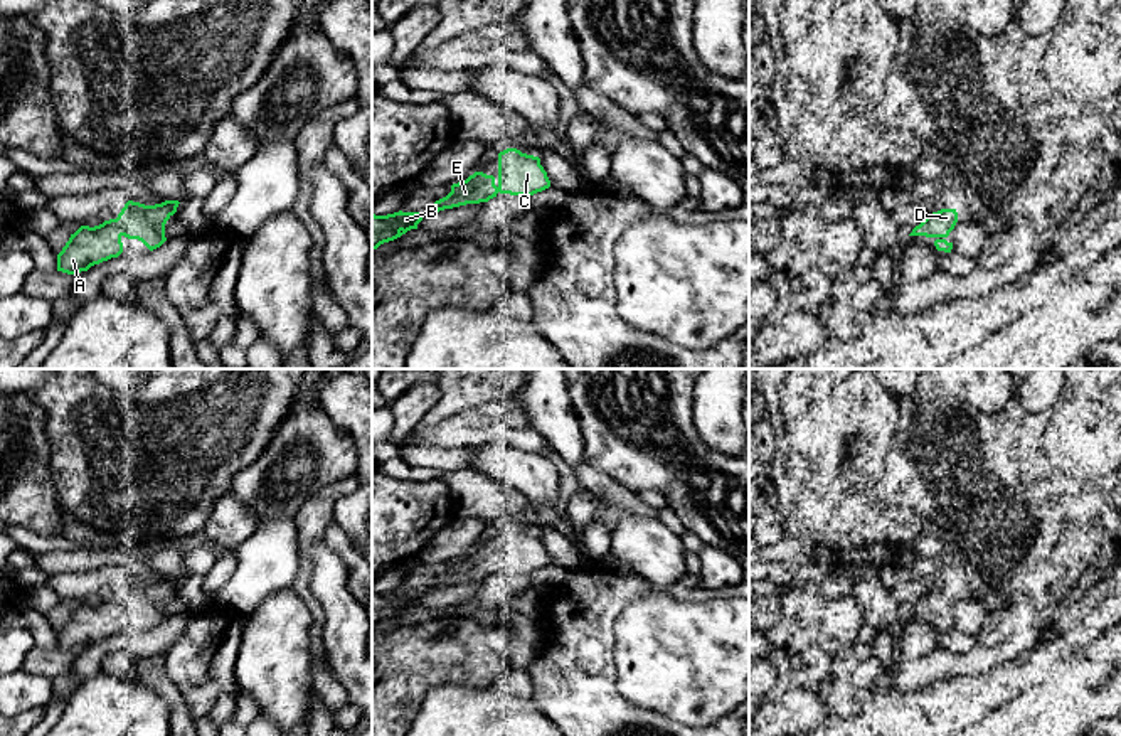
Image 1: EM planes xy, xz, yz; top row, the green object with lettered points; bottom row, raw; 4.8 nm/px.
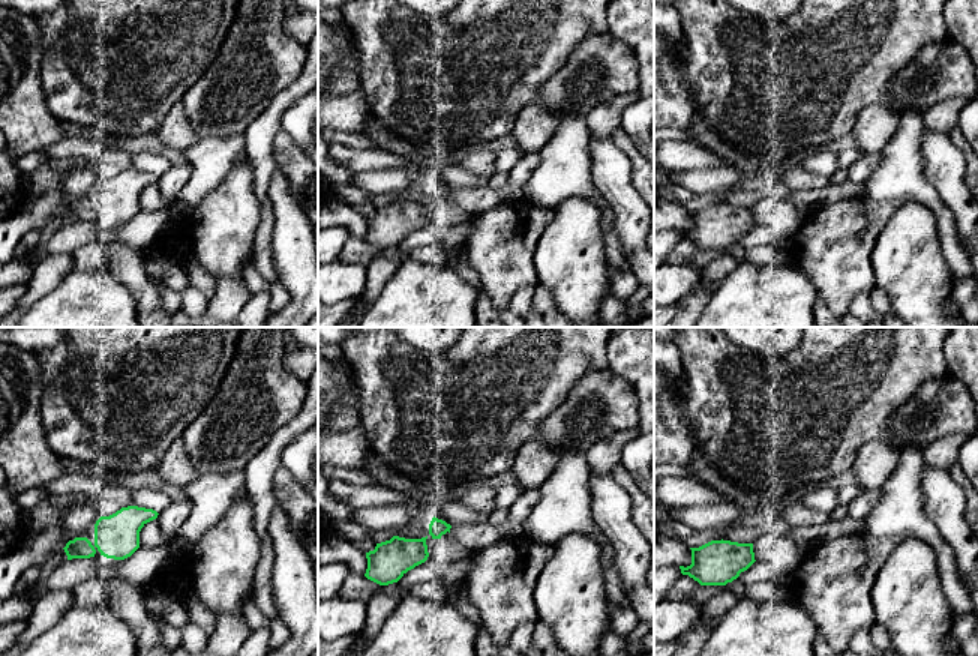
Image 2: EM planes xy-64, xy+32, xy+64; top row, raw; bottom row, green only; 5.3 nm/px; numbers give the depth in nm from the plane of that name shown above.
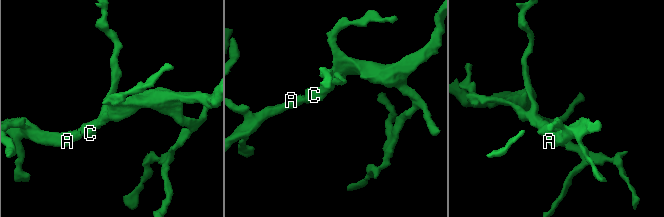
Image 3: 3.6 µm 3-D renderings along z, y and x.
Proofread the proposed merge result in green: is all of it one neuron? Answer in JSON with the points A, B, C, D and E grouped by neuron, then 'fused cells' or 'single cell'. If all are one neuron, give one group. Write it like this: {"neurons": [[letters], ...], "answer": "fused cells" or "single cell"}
{"neurons": [["A", "B", "C", "D", "E"]], "answer": "single cell"}

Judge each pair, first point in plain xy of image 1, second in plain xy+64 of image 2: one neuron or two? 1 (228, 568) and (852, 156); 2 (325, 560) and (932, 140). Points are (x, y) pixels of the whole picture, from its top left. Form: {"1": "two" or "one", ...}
{"1": "two", "2": "one"}

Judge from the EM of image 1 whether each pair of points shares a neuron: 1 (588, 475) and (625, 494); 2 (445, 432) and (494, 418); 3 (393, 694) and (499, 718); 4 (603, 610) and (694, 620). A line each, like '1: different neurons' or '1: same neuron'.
1: same neuron
2: same neuron
3: different neurons
4: different neurons

